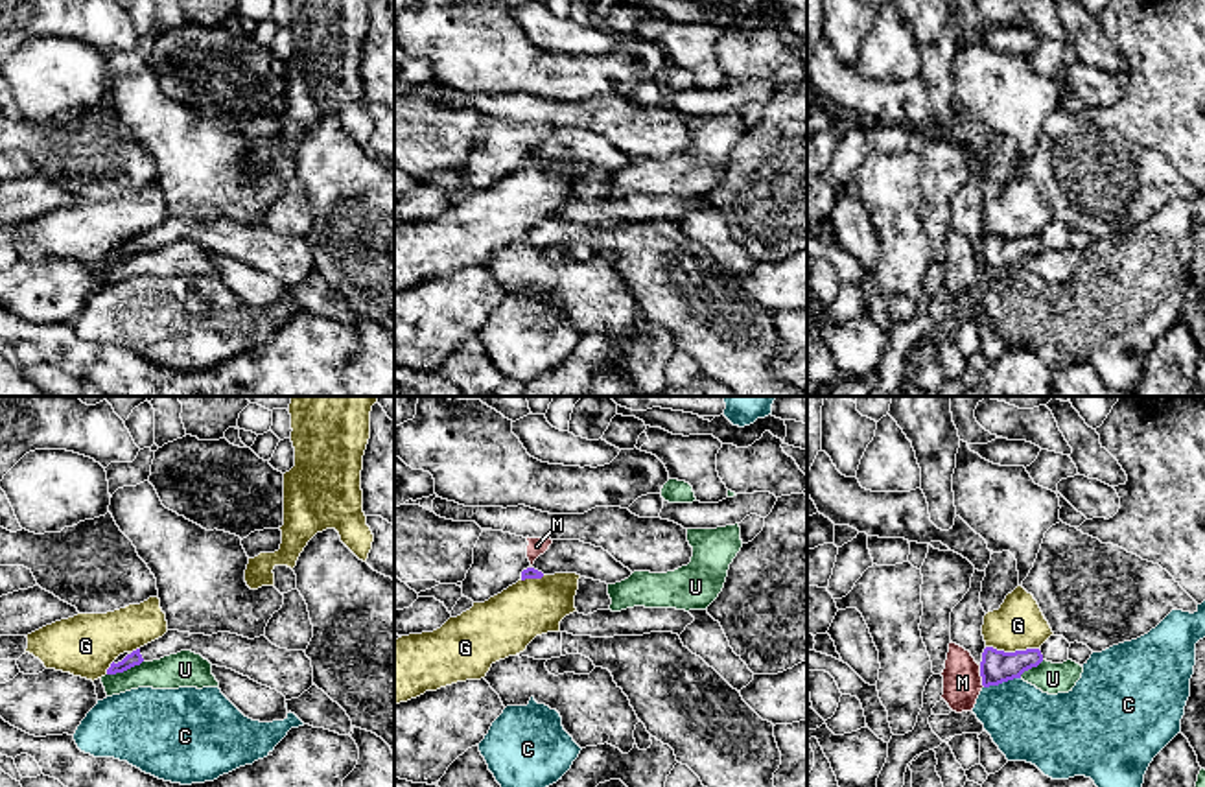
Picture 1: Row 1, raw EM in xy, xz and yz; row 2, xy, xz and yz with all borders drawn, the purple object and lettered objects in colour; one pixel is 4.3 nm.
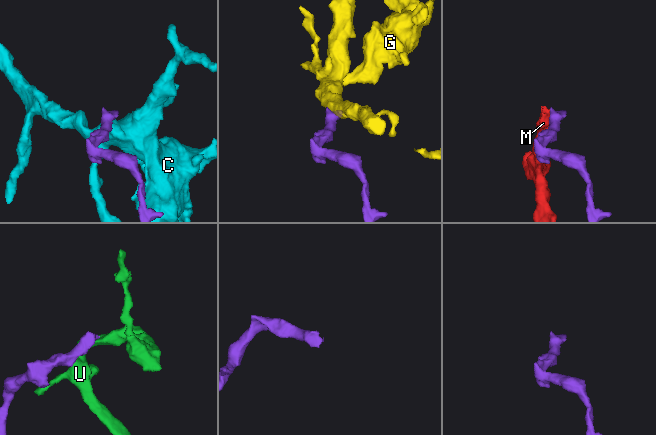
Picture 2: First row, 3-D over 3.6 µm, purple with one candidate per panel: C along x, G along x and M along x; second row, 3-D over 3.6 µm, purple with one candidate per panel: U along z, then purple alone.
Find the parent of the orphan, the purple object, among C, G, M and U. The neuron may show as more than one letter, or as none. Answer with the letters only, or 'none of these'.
none of these

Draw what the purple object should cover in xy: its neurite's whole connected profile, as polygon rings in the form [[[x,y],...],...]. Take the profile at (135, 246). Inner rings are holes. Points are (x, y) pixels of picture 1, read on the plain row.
[[[168,217],[162,225],[111,251],[107,262],[123,260],[142,249],[160,247],[181,238],[201,241],[212,253],[232,256],[276,276],[286,288],[298,286],[313,273],[311,247],[304,238],[273,232],[265,223],[249,227],[230,219],[212,223]]]

